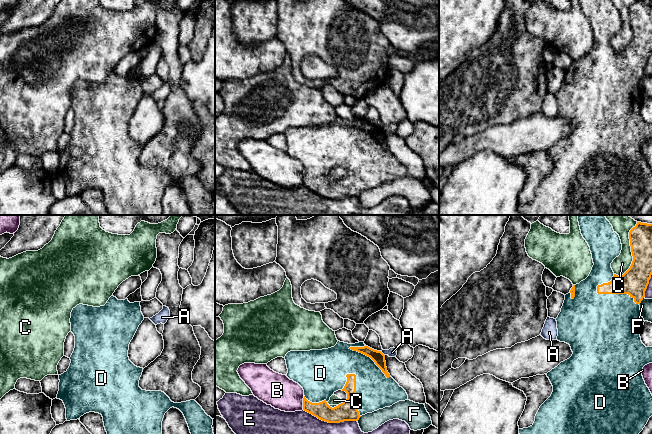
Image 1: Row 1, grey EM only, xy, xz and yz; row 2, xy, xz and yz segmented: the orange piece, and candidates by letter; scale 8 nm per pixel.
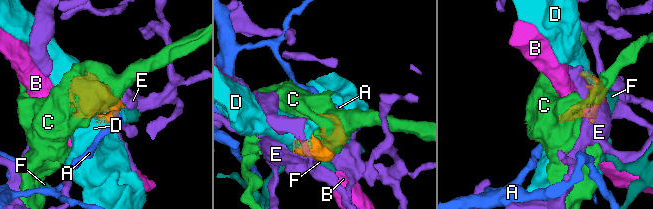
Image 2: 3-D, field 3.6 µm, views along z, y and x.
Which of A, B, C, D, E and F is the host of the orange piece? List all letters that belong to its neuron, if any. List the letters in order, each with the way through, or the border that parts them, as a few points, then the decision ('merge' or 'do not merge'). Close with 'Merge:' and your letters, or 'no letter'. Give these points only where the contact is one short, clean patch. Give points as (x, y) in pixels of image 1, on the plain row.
A: border xz (381, 128), (384, 131); do not merge
B: border xz (304, 172), (302, 185); do not merge
C: do not merge
D: merge
E: do not merge
F: do not merge
Merge: D

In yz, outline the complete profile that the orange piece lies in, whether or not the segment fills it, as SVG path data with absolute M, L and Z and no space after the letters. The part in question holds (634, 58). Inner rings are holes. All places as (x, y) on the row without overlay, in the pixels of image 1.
M579 0L581 10L590 23L593 35L593 43L589 52L579 60L573 61L570 68L565 71L565 76L561 88L556 94L558 112L557 116L570 121L573 128L572 132L561 138L546 151L549 154L553 168L551 172L540 182L535 197L528 204L519 205L522 215L633 215L638 212L652 192L652 170L645 160L642 152L643 143L652 139L652 123L646 123L641 117L641 106L644 101L644 95L641 91L640 79L645 73L645 67L652 51L652 0L636 0L629 8L631 28L633 37L630 44L622 51L616 51L611 39L618 33L622 26L622 20L619 11L613 6L611 0Z

